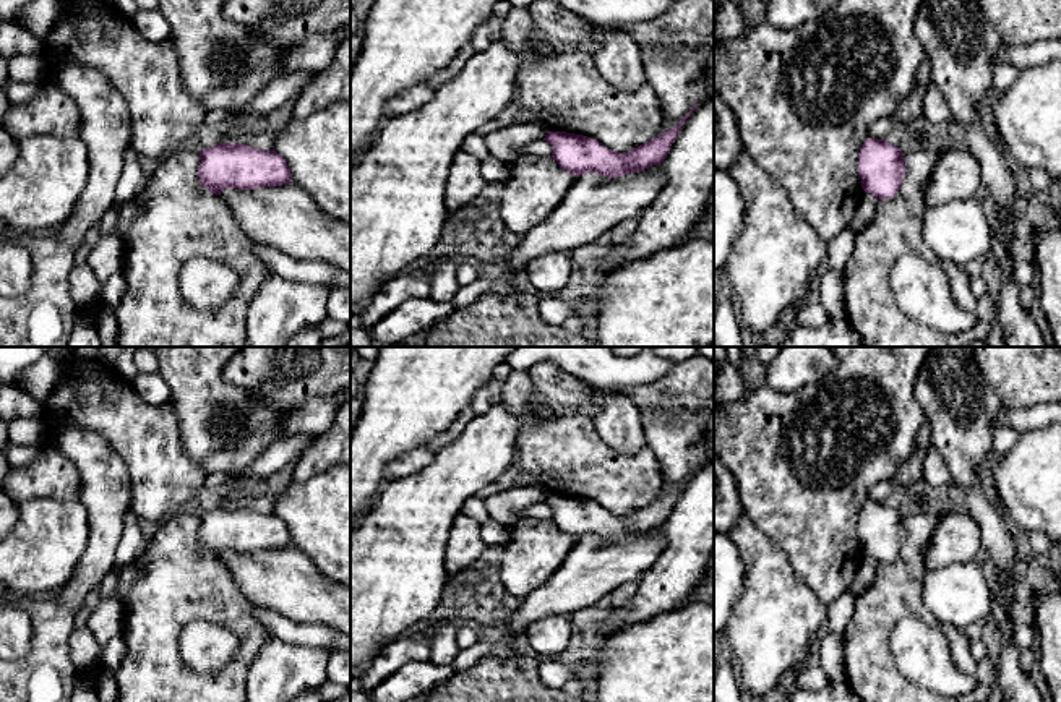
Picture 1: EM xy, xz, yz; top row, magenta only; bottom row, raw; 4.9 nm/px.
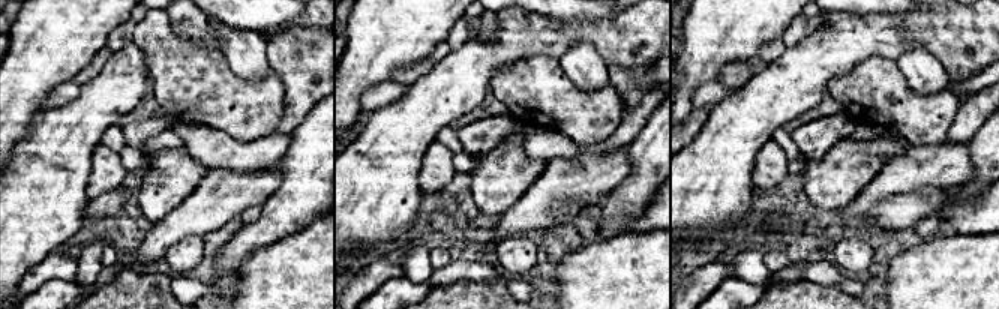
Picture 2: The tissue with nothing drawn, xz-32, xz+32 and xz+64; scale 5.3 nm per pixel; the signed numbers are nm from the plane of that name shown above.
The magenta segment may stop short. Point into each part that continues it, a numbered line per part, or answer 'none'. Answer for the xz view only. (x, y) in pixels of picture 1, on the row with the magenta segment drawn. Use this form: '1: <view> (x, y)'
none

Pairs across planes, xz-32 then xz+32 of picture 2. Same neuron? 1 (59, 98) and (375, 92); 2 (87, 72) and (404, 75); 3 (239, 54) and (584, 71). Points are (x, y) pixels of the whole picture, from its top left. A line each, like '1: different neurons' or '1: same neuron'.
1: same neuron
2: same neuron
3: same neuron

